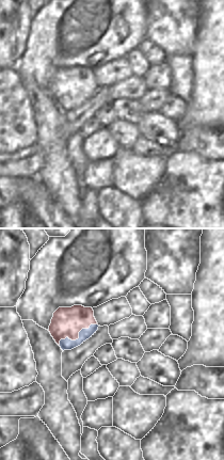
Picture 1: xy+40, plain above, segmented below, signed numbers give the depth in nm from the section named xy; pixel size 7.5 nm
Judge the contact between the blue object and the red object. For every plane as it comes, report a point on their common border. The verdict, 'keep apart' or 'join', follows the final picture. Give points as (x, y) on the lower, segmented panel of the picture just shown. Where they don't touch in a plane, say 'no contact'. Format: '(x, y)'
(79, 337)

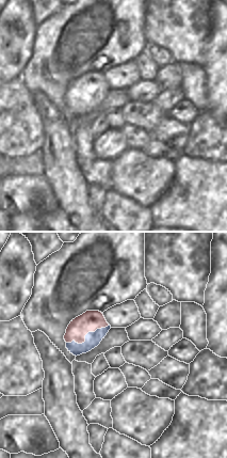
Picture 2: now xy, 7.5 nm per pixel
(85, 335)

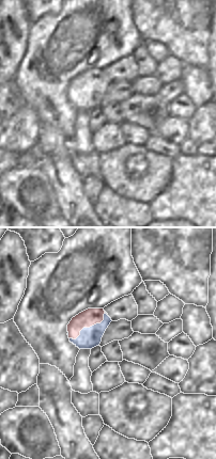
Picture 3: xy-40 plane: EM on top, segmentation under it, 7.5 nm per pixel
(88, 328)

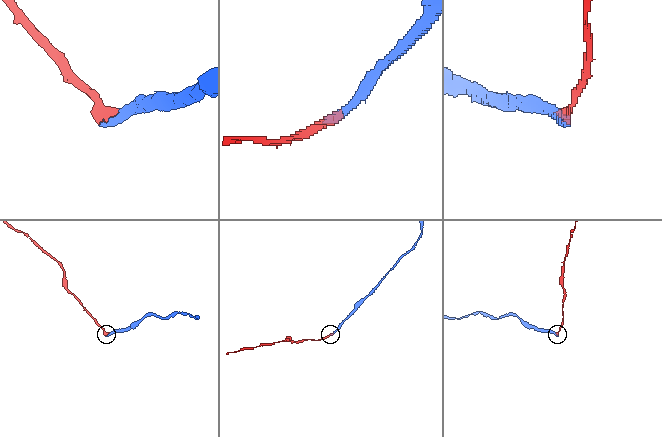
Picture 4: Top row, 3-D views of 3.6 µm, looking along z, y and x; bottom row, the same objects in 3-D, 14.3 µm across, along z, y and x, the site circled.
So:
keep apart

